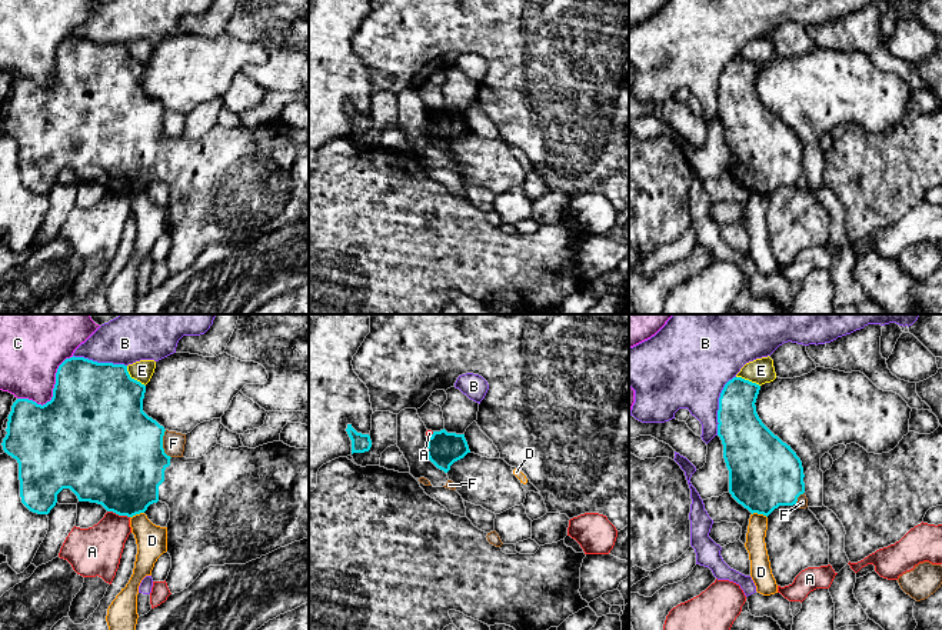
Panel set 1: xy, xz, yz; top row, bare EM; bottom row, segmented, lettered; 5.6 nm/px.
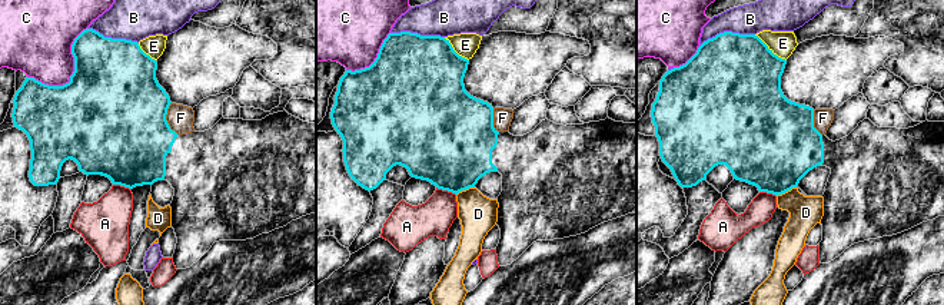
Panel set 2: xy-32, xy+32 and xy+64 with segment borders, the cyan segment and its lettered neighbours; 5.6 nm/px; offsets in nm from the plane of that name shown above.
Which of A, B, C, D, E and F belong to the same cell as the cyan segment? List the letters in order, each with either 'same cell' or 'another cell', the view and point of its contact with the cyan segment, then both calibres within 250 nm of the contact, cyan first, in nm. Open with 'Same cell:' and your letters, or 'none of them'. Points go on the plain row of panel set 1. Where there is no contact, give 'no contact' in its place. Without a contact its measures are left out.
Same cell: none of them
A: another cell | xy (119, 194) | 460/280 nm
B: another cell | yz (719, 84) | 260/420 nm
C: another cell | xy (53, 72) | 500/340 nm
D: another cell | yz (759, 193) | 400/120 nm
E: another cell | xy (133, 59) | 500/120 nm
F: another cell | xy (162, 124) | 500/130 nm

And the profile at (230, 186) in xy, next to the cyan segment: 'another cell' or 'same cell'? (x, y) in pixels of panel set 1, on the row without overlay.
same cell

